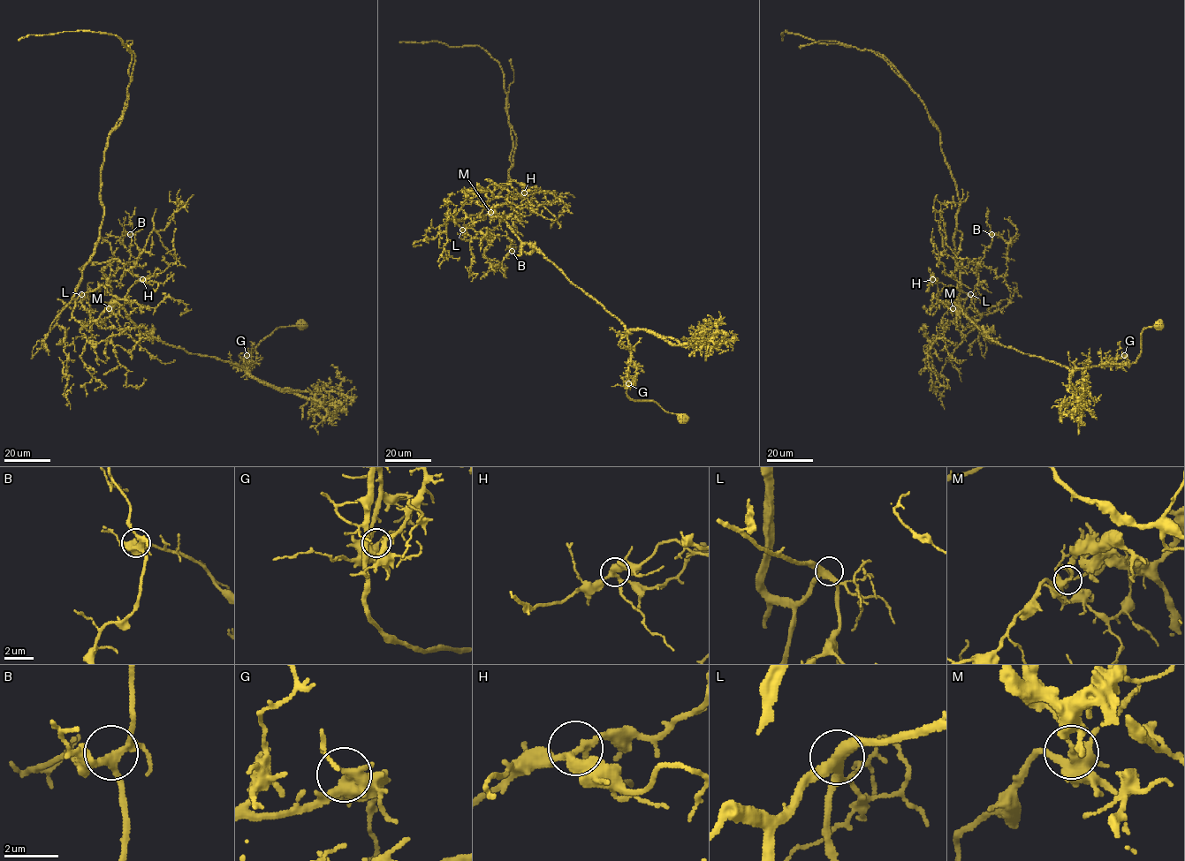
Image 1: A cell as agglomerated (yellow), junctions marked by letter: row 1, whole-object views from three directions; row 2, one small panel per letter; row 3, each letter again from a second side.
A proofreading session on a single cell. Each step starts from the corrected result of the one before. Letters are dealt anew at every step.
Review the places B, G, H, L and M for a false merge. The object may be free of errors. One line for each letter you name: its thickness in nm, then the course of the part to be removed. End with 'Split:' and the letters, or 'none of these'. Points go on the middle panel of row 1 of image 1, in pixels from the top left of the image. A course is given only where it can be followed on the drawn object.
M: 280 nm thick; foreign part runs (490, 212), (467, 200), (453, 221), (484, 220), (508, 179), (500, 64), (477, 45), (399, 42)
Split: M

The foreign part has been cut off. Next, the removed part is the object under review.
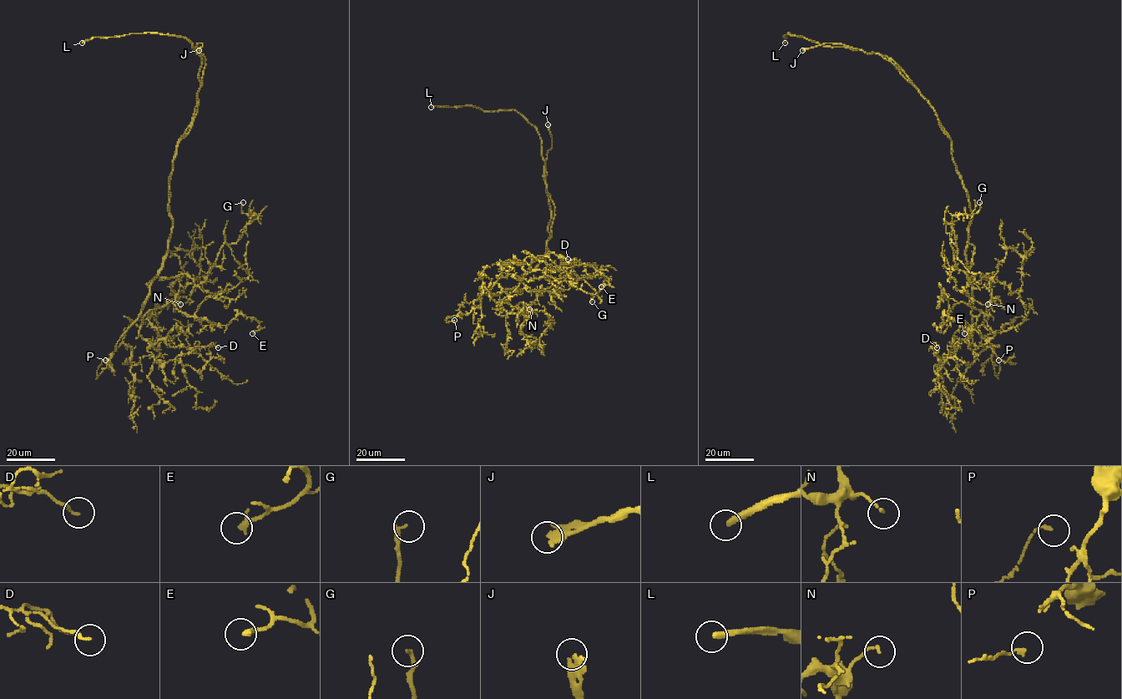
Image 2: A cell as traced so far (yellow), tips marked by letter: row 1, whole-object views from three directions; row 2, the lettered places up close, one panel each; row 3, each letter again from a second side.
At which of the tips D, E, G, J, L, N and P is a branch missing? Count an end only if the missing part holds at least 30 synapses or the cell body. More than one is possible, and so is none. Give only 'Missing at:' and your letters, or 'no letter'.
Missing at: J, L

